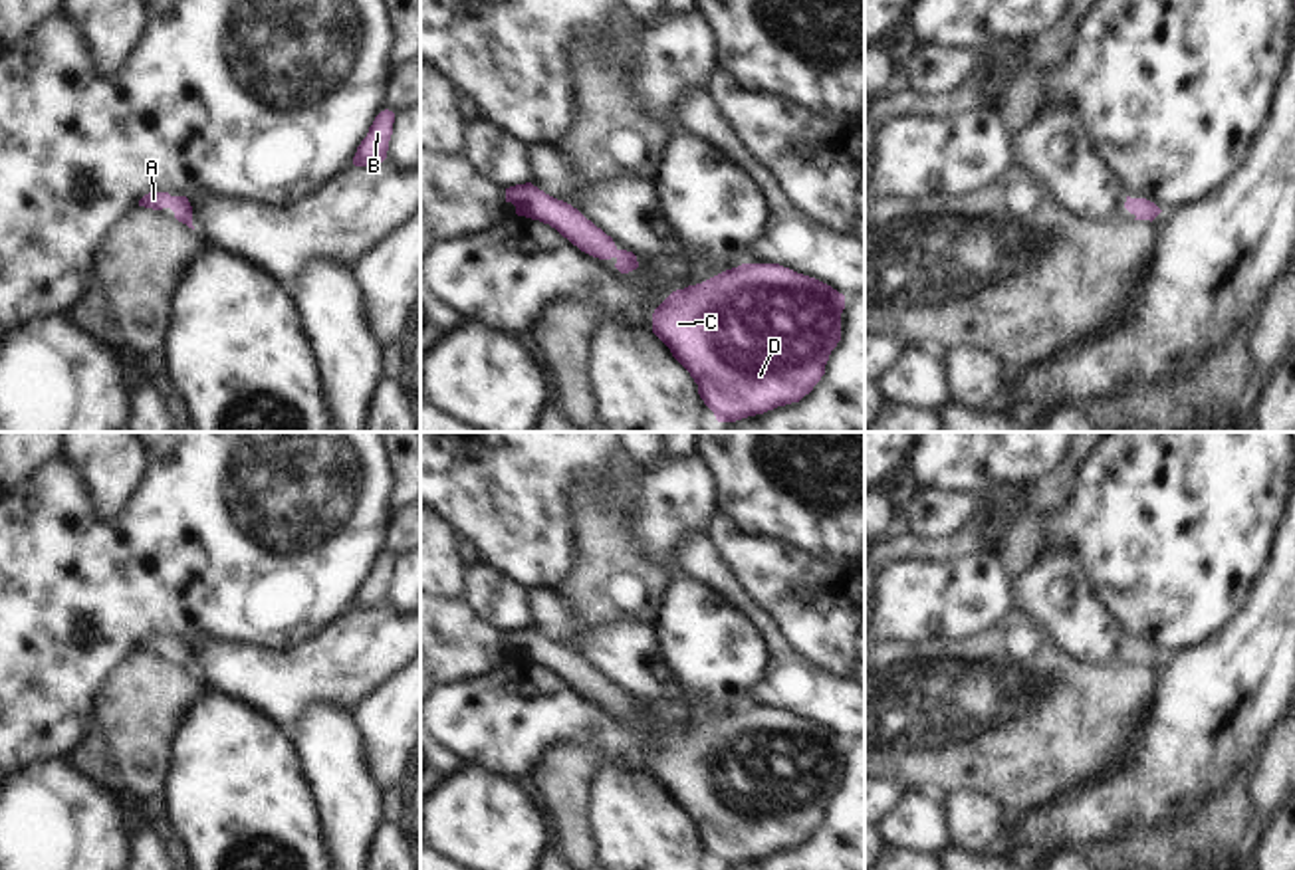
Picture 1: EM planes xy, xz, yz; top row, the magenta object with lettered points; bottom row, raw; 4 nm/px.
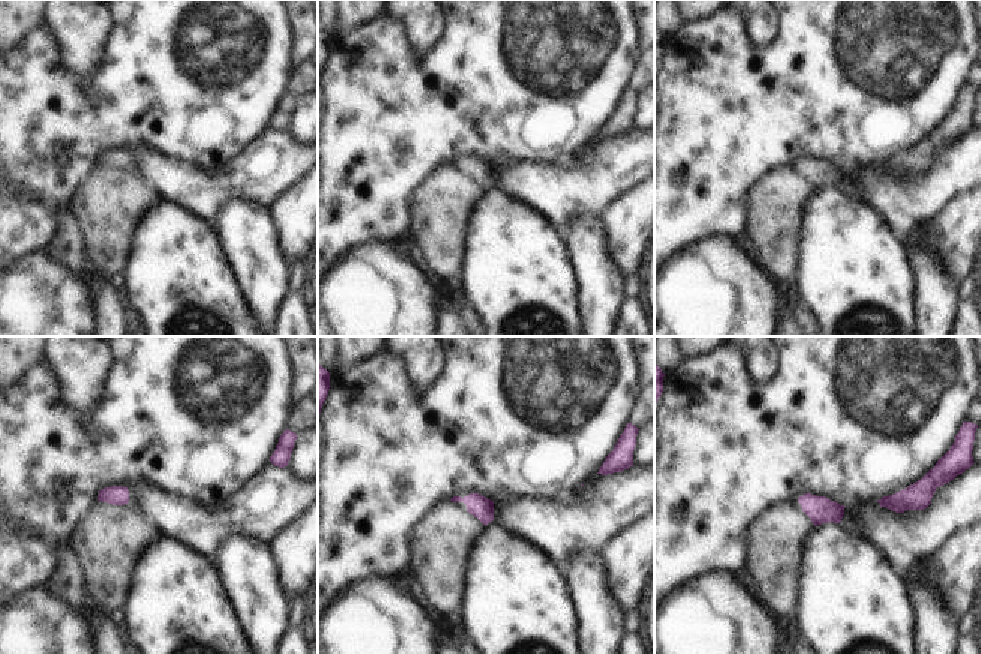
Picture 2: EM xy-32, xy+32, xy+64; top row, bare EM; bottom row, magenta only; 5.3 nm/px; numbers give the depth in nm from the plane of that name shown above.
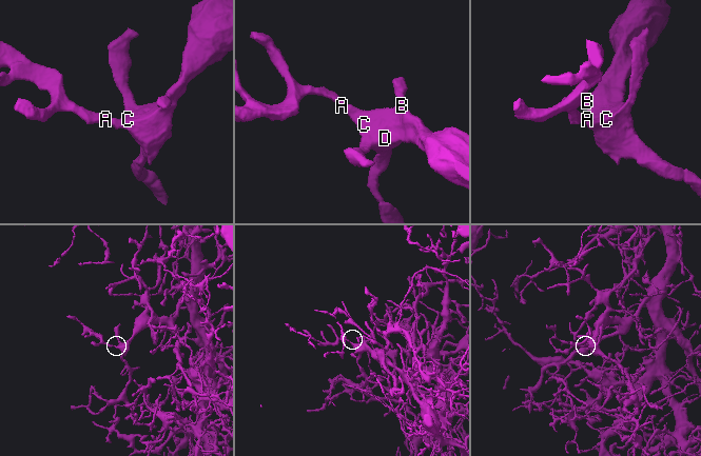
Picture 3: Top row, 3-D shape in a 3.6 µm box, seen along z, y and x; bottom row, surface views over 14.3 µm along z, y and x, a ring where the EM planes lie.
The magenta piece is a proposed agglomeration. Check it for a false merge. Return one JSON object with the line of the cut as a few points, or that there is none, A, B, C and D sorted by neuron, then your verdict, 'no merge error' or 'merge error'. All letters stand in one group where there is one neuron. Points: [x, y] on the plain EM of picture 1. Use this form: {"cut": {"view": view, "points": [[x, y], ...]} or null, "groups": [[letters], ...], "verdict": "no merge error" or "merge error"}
{"cut": null, "groups": [["A", "B", "C", "D"]], "verdict": "no merge error"}

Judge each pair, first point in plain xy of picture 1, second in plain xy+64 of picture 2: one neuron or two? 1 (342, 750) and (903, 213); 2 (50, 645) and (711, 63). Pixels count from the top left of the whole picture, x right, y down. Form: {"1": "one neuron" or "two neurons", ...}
{"1": "two neurons", "2": "one neuron"}

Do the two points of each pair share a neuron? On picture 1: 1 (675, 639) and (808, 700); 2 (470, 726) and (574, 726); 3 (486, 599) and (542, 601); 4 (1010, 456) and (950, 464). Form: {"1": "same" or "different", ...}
{"1": "different", "2": "same", "3": "different", "4": "same"}

